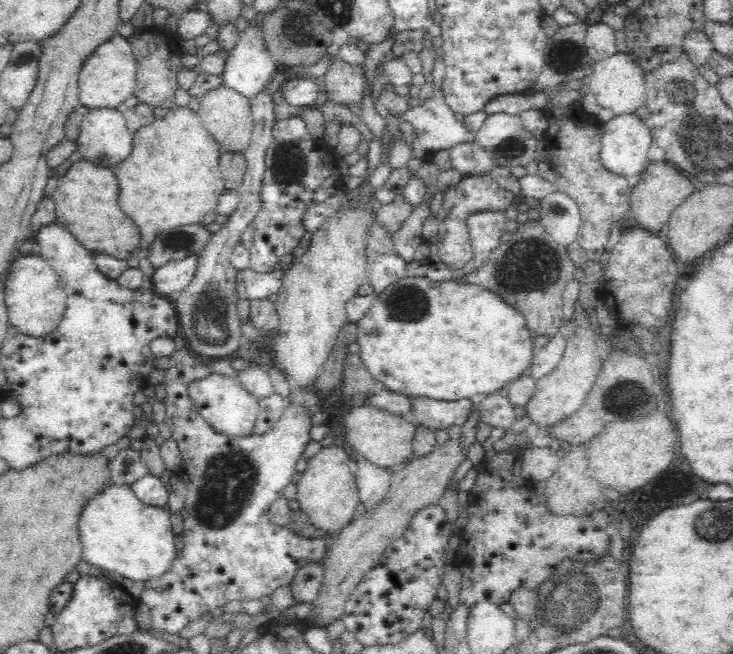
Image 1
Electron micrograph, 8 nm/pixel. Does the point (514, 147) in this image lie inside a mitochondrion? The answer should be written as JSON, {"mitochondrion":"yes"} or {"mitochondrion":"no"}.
{"mitochondrion":"yes"}

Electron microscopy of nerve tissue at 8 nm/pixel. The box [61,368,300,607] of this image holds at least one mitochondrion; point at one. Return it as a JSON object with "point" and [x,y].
{"point":[227,482]}

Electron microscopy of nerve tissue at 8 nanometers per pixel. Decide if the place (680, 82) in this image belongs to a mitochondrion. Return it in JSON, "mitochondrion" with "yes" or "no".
{"mitochondrion":"yes"}

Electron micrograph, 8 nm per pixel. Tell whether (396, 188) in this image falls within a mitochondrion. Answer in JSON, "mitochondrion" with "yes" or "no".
{"mitochondrion":"no"}

